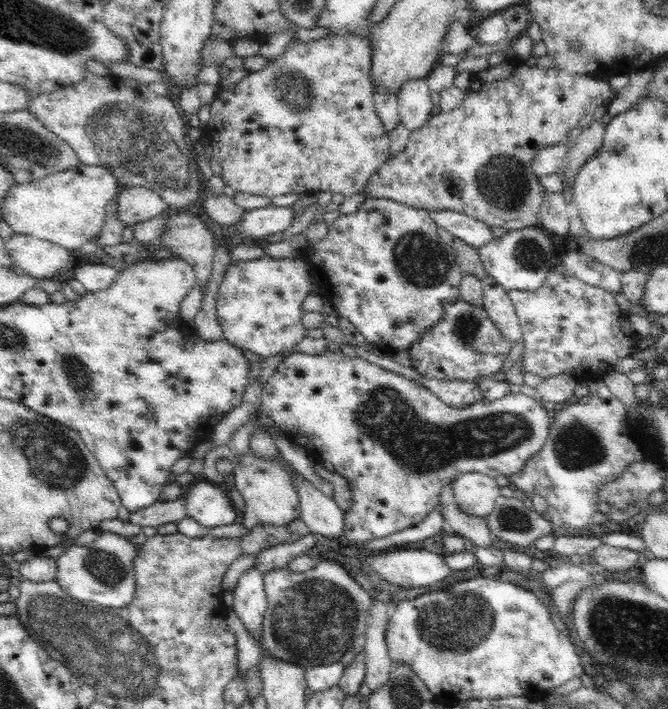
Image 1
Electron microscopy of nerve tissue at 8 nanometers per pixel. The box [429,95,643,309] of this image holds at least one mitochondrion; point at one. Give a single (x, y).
(503, 183)

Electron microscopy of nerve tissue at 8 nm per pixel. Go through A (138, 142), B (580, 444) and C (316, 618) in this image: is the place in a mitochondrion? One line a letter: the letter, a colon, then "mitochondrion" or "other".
A: mitochondrion
B: mitochondrion
C: mitochondrion

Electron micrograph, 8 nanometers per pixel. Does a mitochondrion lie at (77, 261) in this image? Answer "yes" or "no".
no

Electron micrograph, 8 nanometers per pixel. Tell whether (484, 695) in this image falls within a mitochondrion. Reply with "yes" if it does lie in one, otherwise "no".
no

